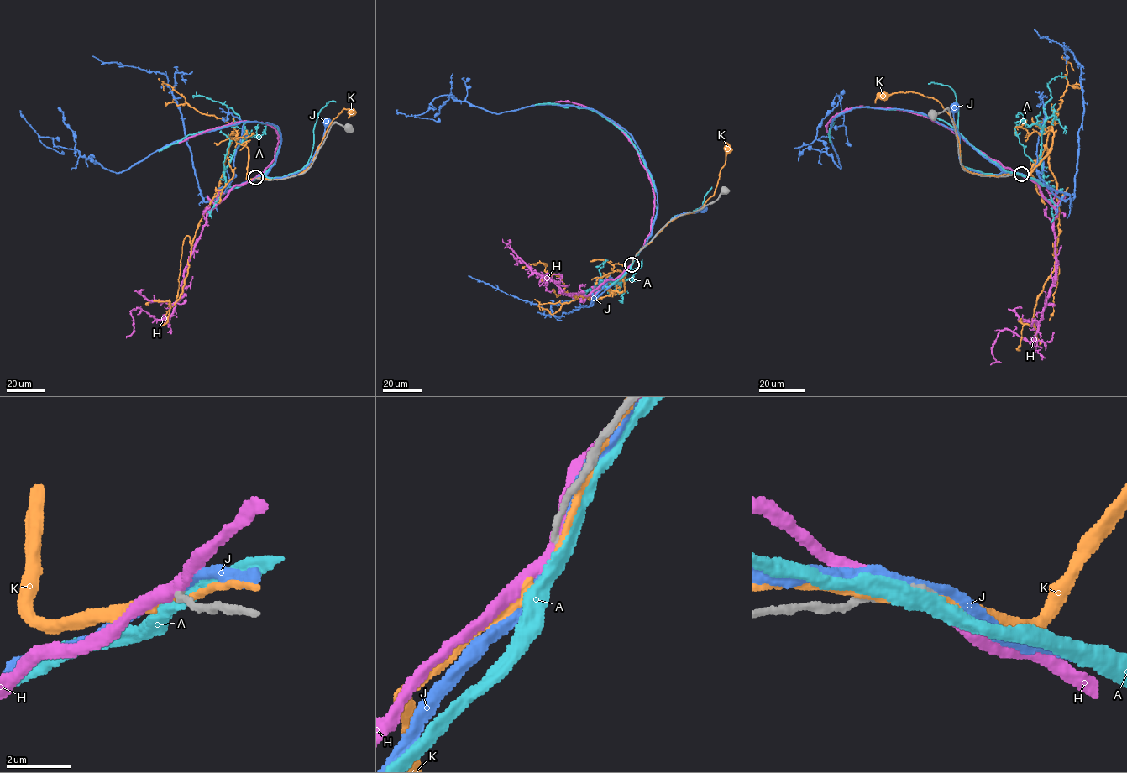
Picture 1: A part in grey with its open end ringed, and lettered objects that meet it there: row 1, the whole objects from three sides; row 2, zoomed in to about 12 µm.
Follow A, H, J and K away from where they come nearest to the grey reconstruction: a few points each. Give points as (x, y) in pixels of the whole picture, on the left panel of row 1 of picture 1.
A: (256, 177), (275, 162), (280, 144), (278, 129), (269, 123), (236, 122), (187, 135), (159, 151)
H: (255, 177), (235, 185), (207, 215), (172, 313), (156, 319), (132, 310), (133, 332), (126, 338)
J: (255, 177), (281, 178), (303, 169), (321, 143), (326, 122)
K: (255, 177), (275, 180), (299, 174), (310, 164), (332, 120), (343, 108), (350, 111)

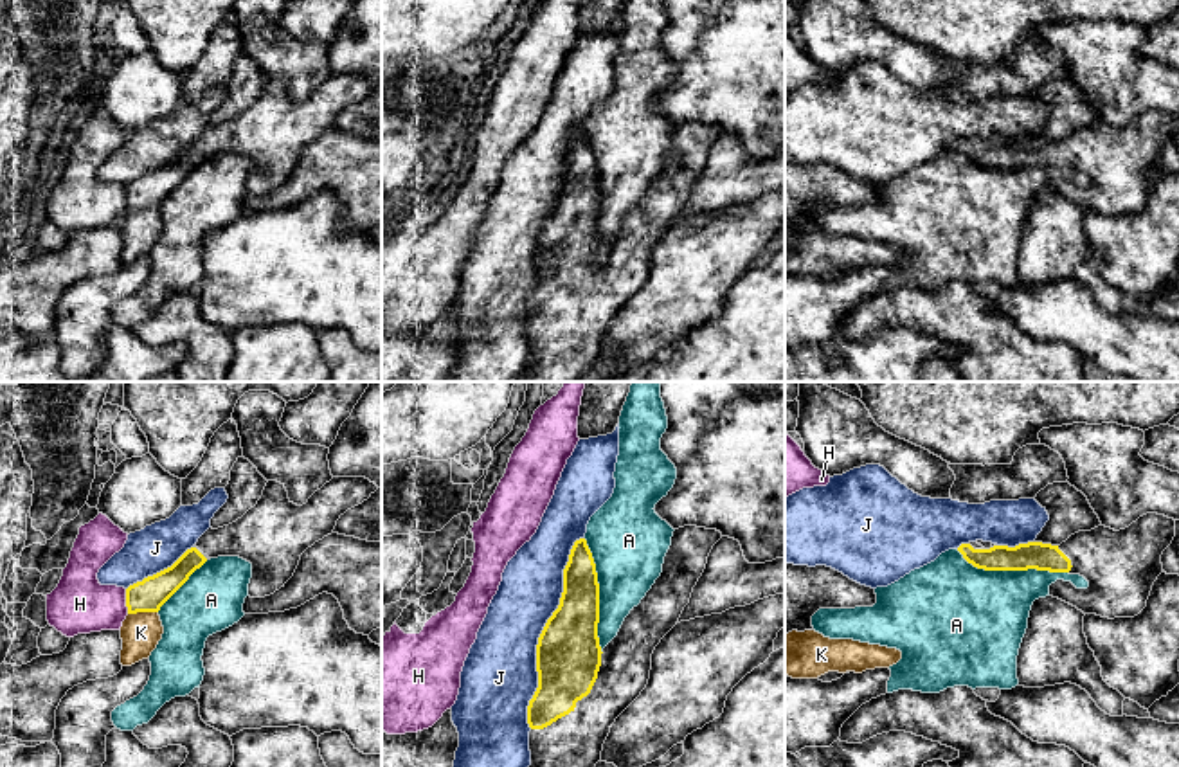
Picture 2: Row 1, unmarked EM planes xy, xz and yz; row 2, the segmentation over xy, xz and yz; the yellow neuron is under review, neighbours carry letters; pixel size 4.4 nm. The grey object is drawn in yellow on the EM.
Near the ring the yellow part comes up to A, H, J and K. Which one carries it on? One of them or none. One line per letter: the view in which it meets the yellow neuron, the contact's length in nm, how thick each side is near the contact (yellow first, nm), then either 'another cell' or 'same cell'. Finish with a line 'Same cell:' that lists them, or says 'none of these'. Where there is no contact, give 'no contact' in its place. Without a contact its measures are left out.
A: xz | 500 nm | 260/320 nm | another cell
H: xy | 110 nm | 150/260 nm | another cell
J: xz | 900 nm | 280/320 nm | another cell
K: xy | 140 nm | 150/180 nm | another cell
Same cell: none of these

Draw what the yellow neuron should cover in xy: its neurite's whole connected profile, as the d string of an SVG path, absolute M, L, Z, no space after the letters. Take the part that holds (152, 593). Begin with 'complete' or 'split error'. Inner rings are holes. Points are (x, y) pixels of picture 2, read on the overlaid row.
complete | M191 547L171 567L130 585L126 589L128 614L158 612L205 562L207 558L196 547Z

